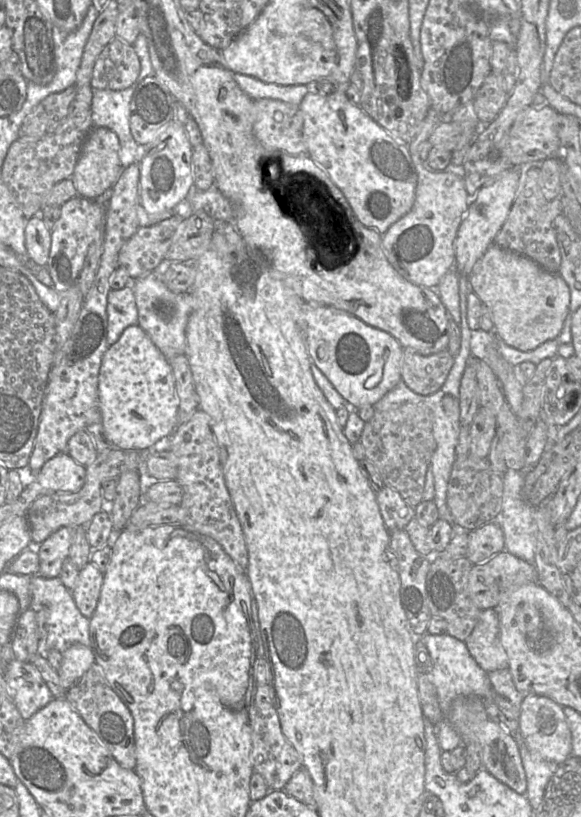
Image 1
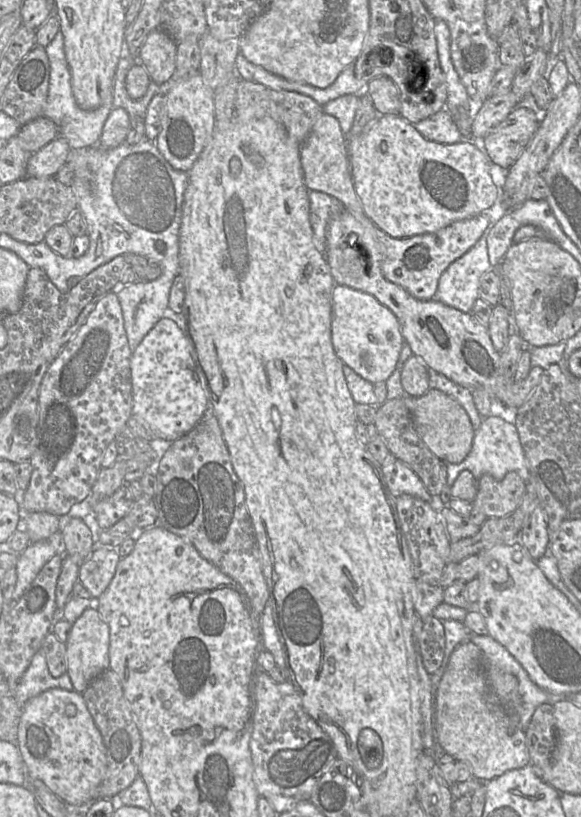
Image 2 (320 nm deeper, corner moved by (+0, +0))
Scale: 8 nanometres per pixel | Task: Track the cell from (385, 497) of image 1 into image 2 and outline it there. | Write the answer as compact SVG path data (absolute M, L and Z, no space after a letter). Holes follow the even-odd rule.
M388 455L382 464L382 473L390 493L395 498L408 494L429 502L436 511L445 507L439 496L431 497L420 478L395 456Z

